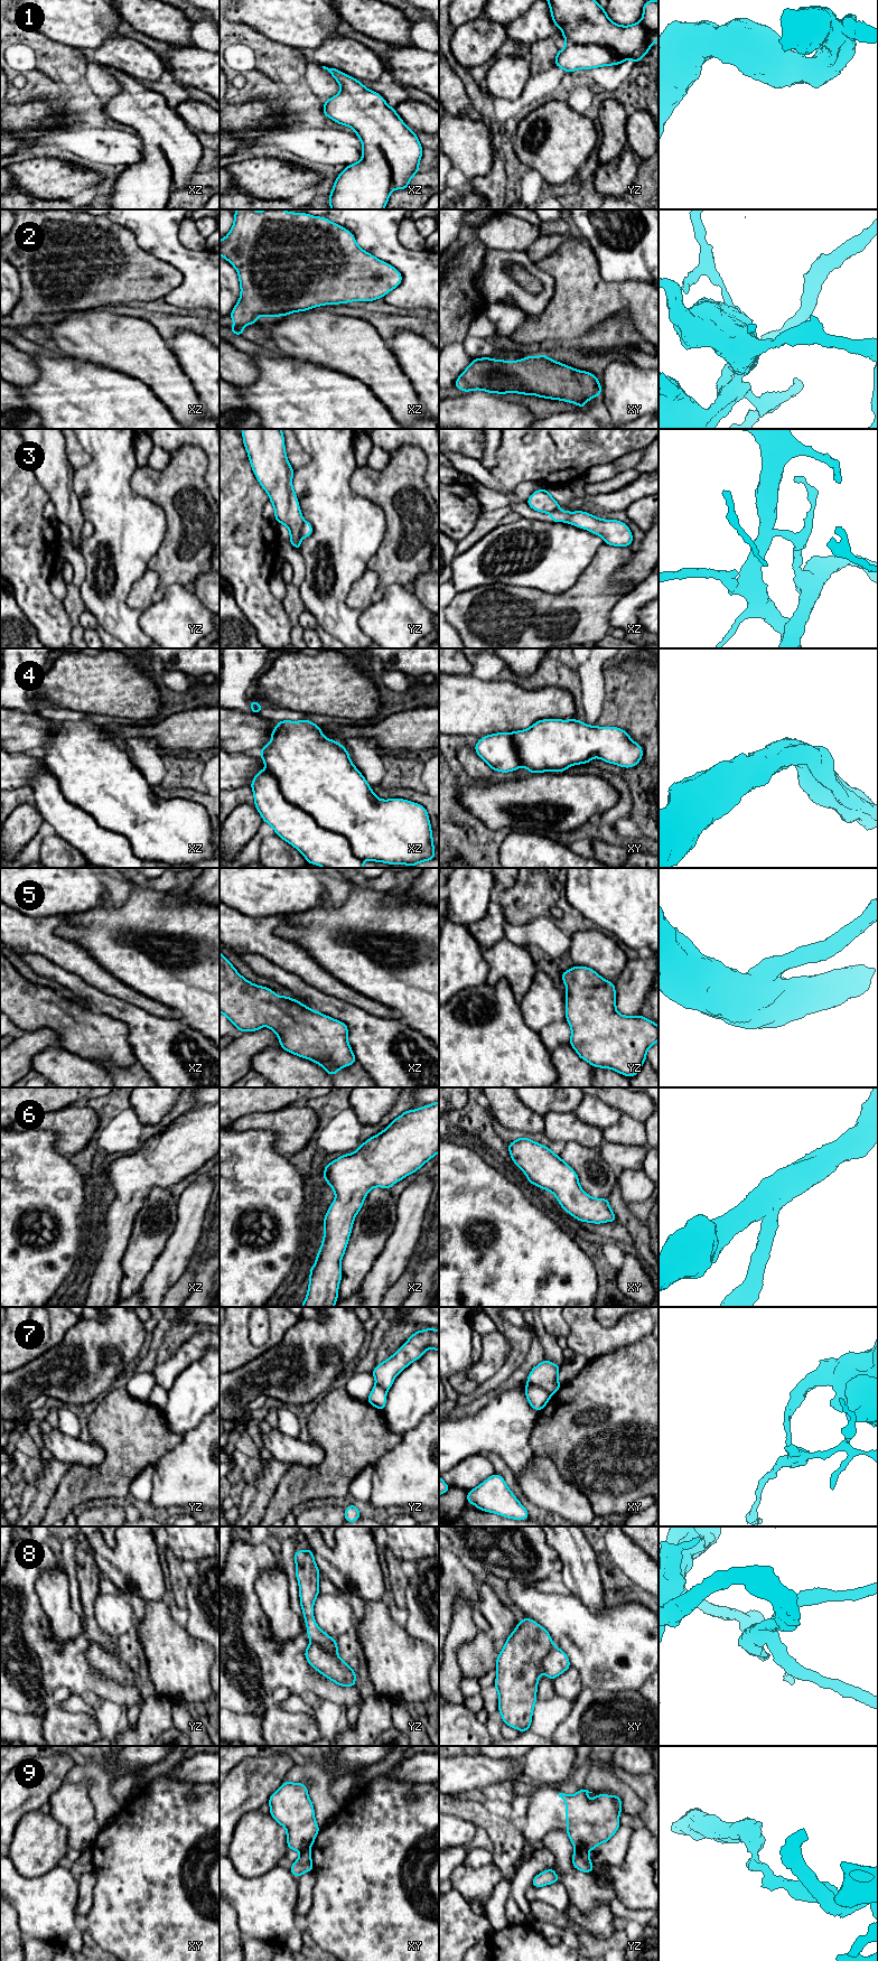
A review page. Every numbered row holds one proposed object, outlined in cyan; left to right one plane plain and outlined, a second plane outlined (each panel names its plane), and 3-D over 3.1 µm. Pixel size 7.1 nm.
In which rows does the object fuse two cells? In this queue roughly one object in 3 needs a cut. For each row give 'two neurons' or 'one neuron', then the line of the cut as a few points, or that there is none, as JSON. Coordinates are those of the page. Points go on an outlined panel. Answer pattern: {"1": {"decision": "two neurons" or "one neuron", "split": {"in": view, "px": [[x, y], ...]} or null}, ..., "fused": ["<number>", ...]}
{"1": {"decision": "one neuron", "split": null}, "2": {"decision": "one neuron", "split": null}, "3": {"decision": "two neurons", "split": {"in": "yz", "px": [[305, 521], [301, 528], [301, 537]]}}, "4": {"decision": "one neuron", "split": null}, "5": {"decision": "one neuron", "split": null}, "6": {"decision": "one neuron", "split": null}, "7": {"decision": "two neurons", "split": {"in": "xy", "px": [[528, 1381], [543, 1388], [551, 1394]]}}, "8": {"decision": "one neuron", "split": null}, "9": {"decision": "two neurons", "split": {"in": "yz", "px": [[576, 1849], [587, 1851]]}}, "fused": ["3", "7", "9"]}

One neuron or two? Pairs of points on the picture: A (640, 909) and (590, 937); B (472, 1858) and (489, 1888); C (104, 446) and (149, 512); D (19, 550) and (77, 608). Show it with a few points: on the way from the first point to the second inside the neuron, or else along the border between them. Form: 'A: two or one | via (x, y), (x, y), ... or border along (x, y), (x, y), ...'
A: two | border along (598, 927), (606, 933)
B: two | border along (492, 1861), (478, 1868), (470, 1868), (464, 1864)
C: one | via (112, 464), (112, 481), (131, 500)
D: two | border along (62, 601), (63, 608), (73, 626)

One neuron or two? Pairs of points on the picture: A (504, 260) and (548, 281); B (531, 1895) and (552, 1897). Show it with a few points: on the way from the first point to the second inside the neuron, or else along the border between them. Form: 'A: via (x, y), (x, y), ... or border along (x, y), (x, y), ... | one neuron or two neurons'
A: via (515, 259), (522, 259), (536, 271) | one neuron
B: via (536, 1895), (547, 1895) | one neuron

